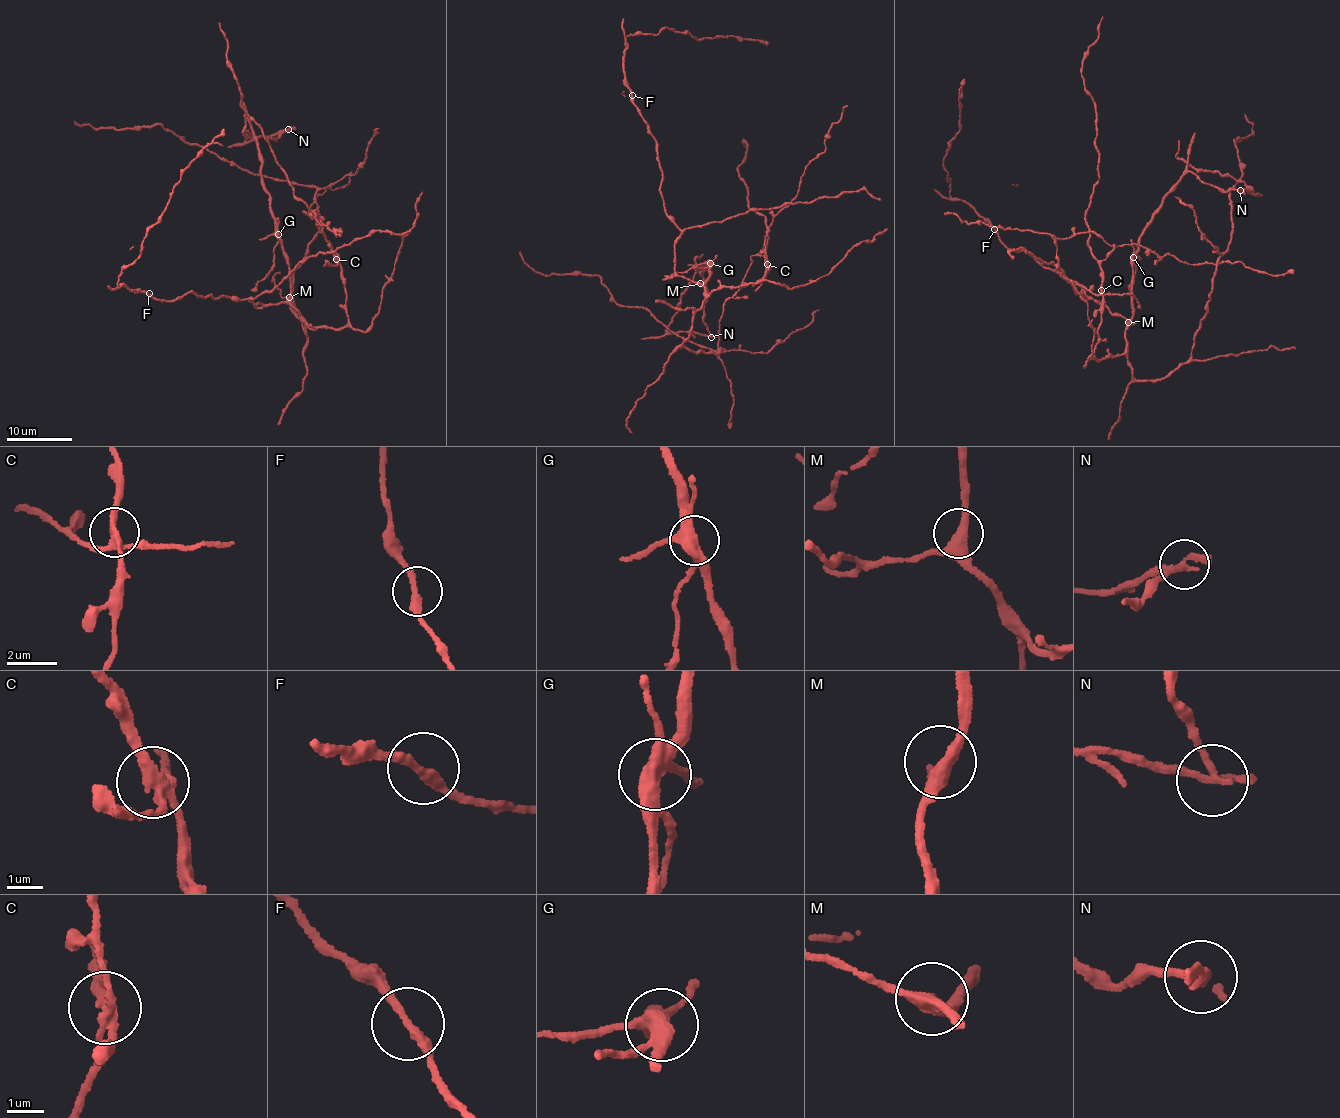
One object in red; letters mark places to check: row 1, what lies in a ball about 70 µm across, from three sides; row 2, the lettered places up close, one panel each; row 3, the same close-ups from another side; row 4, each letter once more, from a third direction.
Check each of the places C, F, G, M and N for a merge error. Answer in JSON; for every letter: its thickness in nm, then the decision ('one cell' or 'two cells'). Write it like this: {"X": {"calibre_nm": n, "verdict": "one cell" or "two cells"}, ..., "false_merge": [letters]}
{"C": {"calibre_nm": 280, "verdict": "two cells"}, "F": {"calibre_nm": 260, "verdict": "one cell"}, "G": {"calibre_nm": 420, "verdict": "two cells"}, "M": {"calibre_nm": 340, "verdict": "one cell"}, "N": {"calibre_nm": 240, "verdict": "two cells"}, "false_merge": ["C", "G", "N"]}

